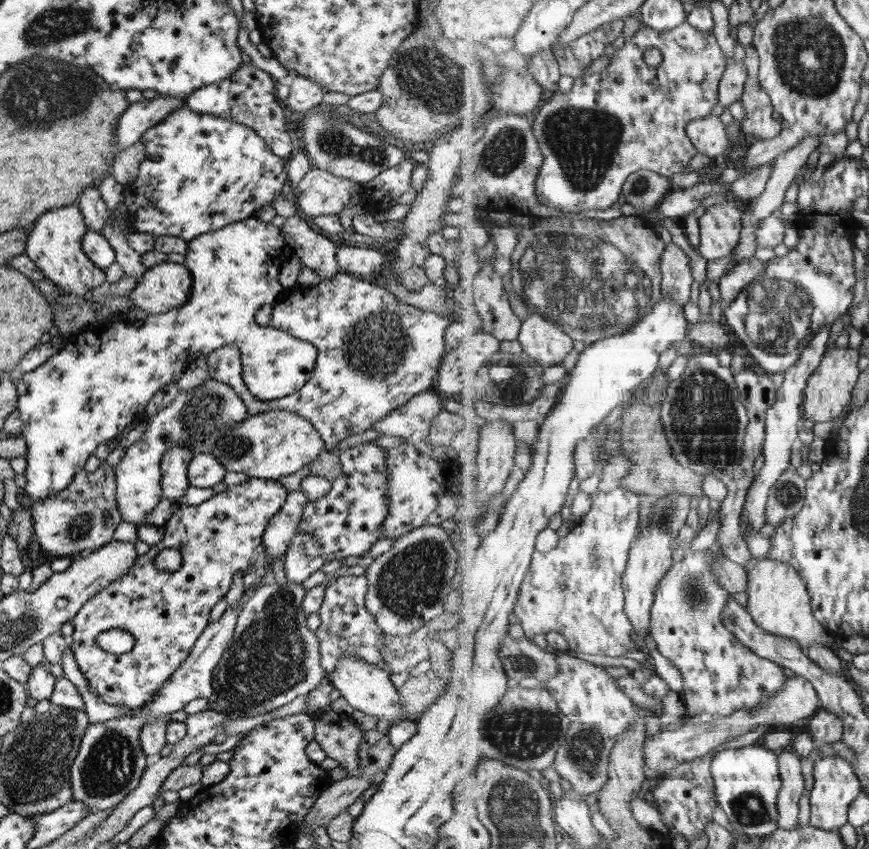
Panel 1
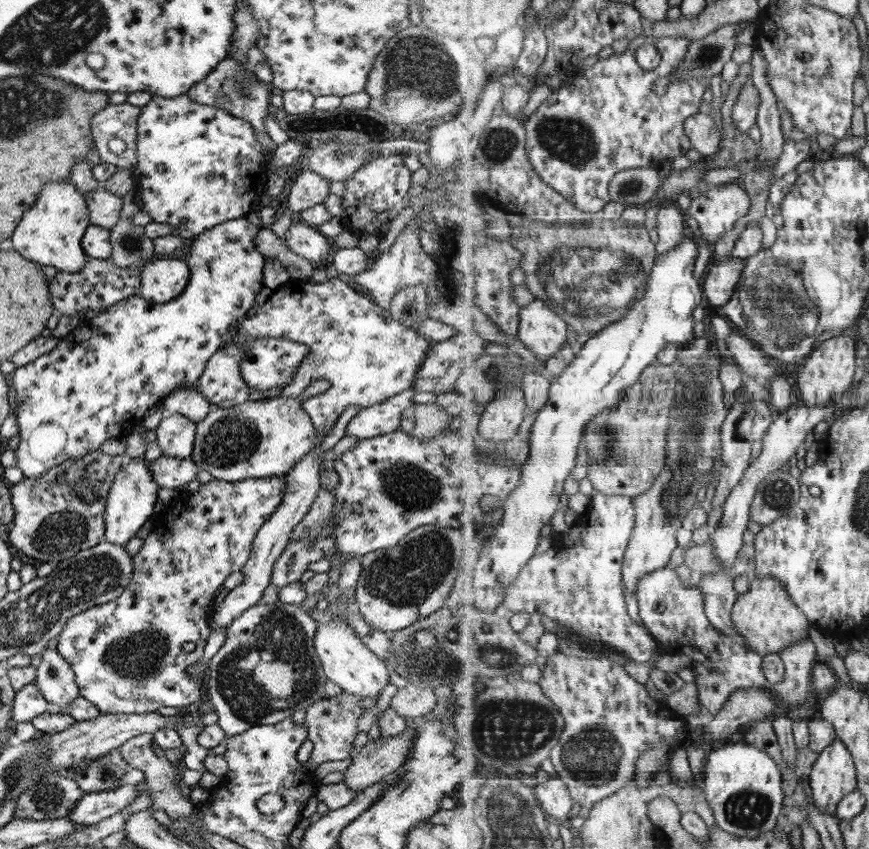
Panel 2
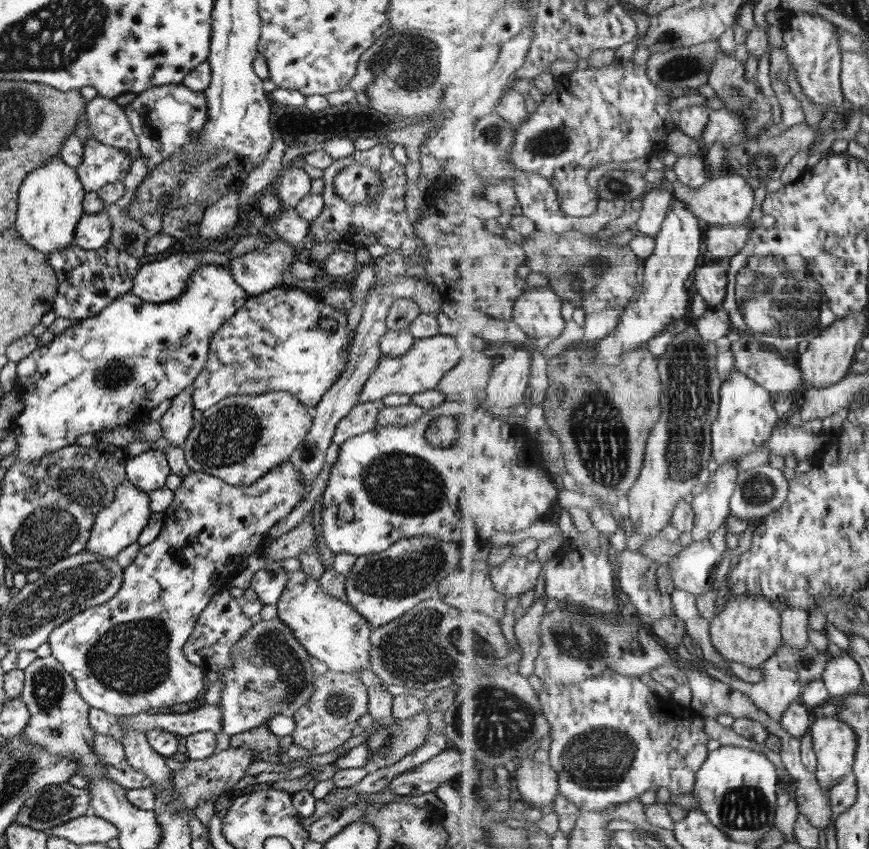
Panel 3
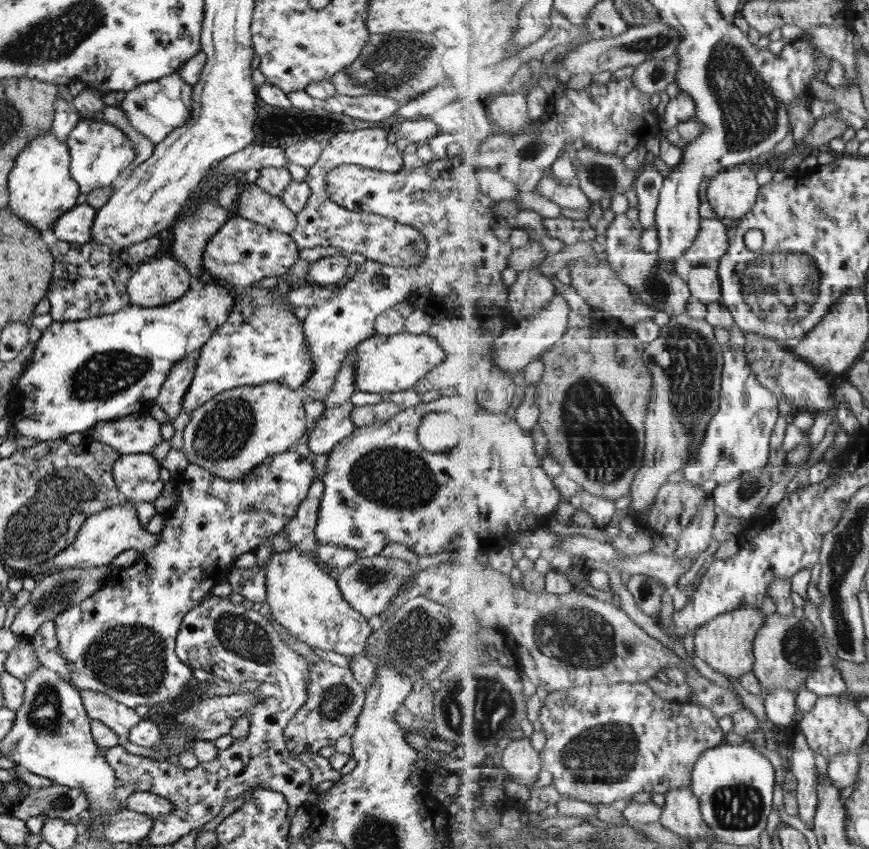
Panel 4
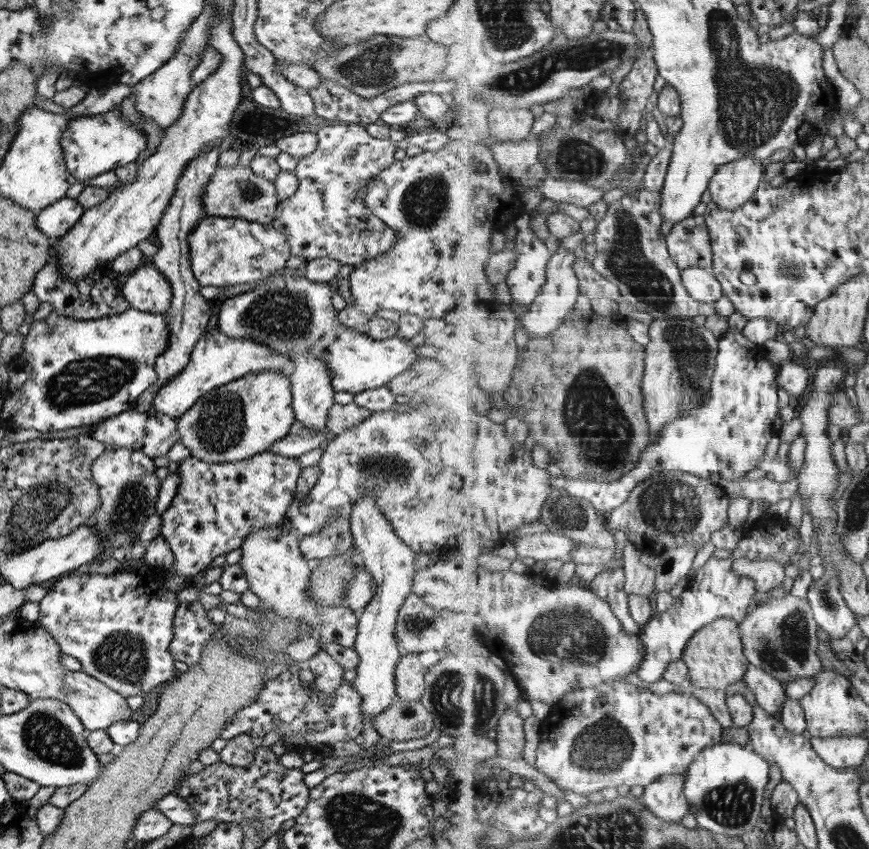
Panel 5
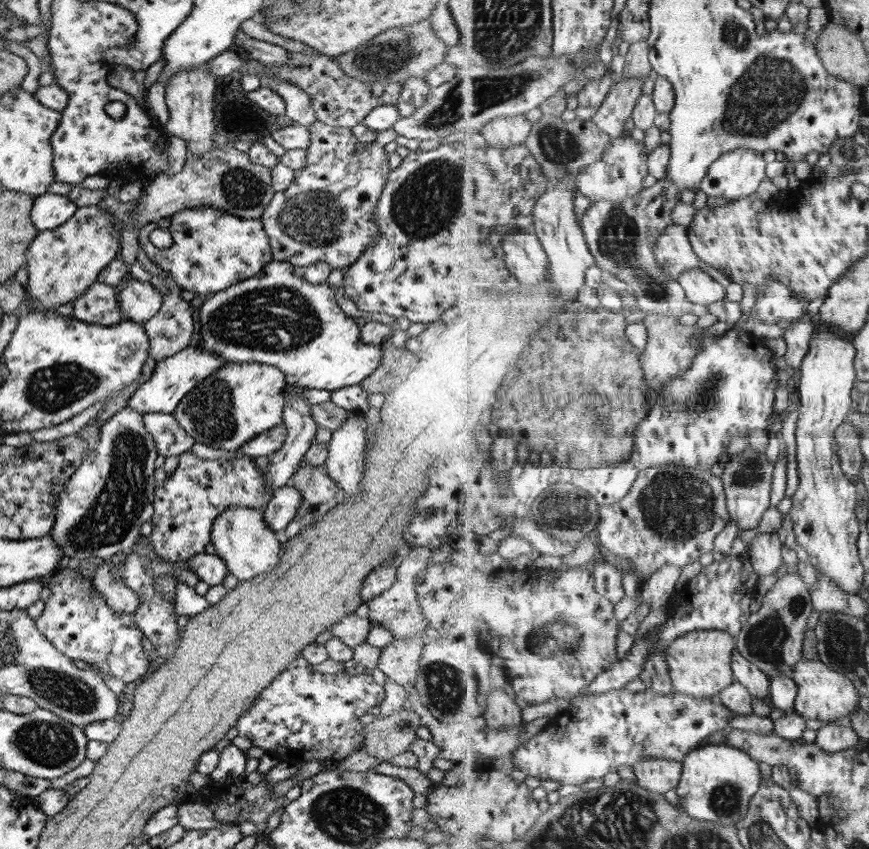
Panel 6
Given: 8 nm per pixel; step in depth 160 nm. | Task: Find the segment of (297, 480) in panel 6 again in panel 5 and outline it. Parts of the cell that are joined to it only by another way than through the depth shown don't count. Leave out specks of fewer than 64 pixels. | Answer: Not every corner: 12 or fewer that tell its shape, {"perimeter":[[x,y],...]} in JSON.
{"perimeter":[[341,518],[298,542],[305,560],[330,560],[353,549]]}

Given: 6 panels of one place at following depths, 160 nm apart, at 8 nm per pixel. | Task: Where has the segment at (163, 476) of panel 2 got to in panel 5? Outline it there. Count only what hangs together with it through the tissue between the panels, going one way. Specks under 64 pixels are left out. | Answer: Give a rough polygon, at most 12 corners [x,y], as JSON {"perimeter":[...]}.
{"perimeter":[[110,444],[90,464],[86,525],[120,555],[154,514],[152,458]]}

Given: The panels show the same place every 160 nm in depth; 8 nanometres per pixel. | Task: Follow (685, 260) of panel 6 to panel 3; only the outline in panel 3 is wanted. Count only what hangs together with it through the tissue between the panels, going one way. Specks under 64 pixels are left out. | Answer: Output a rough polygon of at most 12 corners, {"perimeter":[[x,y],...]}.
{"perimeter":[[745,224],[706,230],[702,256],[726,262],[737,256],[753,230]]}

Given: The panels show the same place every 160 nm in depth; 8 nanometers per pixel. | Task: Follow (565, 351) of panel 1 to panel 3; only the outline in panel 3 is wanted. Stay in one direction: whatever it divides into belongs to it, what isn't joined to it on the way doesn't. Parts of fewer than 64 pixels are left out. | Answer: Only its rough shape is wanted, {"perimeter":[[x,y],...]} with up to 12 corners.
{"perimeter":[[546,286],[527,287],[513,320],[545,342],[566,330],[561,296]]}

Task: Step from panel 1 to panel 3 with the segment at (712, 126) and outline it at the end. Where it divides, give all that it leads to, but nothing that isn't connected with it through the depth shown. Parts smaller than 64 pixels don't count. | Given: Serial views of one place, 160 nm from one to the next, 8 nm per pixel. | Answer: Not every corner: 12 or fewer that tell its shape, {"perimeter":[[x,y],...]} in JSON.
{"perimeter":[[718,96],[707,104],[679,111],[678,128],[695,138],[704,152],[702,134],[710,114],[725,109]]}

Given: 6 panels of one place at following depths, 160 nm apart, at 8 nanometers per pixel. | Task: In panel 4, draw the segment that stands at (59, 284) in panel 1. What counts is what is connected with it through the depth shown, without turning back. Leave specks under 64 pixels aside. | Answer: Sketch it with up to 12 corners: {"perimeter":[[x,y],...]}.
{"perimeter":[[51,129],[7,176],[9,208],[50,238],[77,204],[68,146]]}

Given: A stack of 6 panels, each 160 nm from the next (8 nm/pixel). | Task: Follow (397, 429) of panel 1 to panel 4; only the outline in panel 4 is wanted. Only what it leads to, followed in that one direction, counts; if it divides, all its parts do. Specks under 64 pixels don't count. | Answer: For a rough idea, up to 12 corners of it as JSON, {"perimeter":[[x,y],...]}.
{"perimeter":[[350,401],[324,406],[307,434],[307,450],[327,454],[355,429]]}

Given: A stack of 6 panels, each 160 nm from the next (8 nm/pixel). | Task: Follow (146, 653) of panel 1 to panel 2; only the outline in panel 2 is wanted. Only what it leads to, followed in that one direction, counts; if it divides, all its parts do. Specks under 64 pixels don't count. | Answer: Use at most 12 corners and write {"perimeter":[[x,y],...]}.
{"perimeter":[[282,476],[165,504],[56,652],[99,713],[181,709]]}

